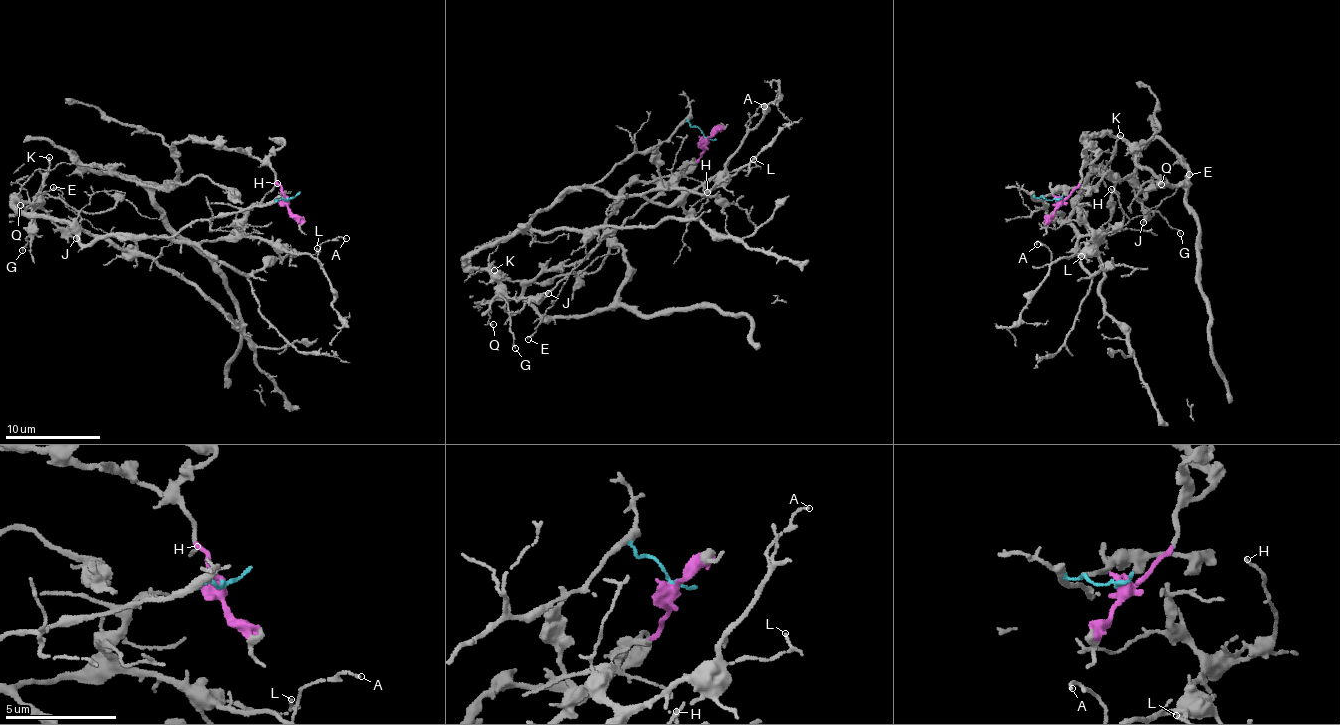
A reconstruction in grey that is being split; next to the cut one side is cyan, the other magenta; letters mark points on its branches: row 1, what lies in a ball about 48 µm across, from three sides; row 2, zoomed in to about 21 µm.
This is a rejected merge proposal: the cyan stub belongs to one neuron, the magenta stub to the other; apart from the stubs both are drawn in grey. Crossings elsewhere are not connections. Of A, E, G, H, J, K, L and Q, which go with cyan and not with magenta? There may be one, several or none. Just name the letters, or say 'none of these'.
A, E, G, H, J, K, L, Q

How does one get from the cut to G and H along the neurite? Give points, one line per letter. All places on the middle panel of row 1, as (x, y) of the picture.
G: (706, 139), (681, 121), (667, 139), (594, 184), (567, 187), (466, 258), (508, 304), (514, 348)
H: (706, 139), (681, 121), (663, 142), (617, 162), (597, 186), (611, 195), (676, 205), (689, 218), (708, 192)

